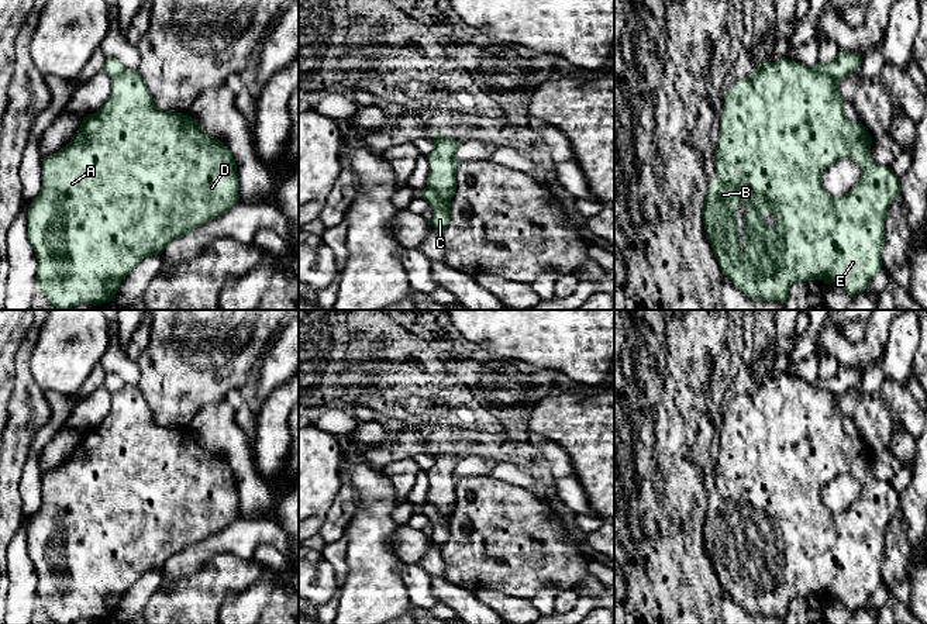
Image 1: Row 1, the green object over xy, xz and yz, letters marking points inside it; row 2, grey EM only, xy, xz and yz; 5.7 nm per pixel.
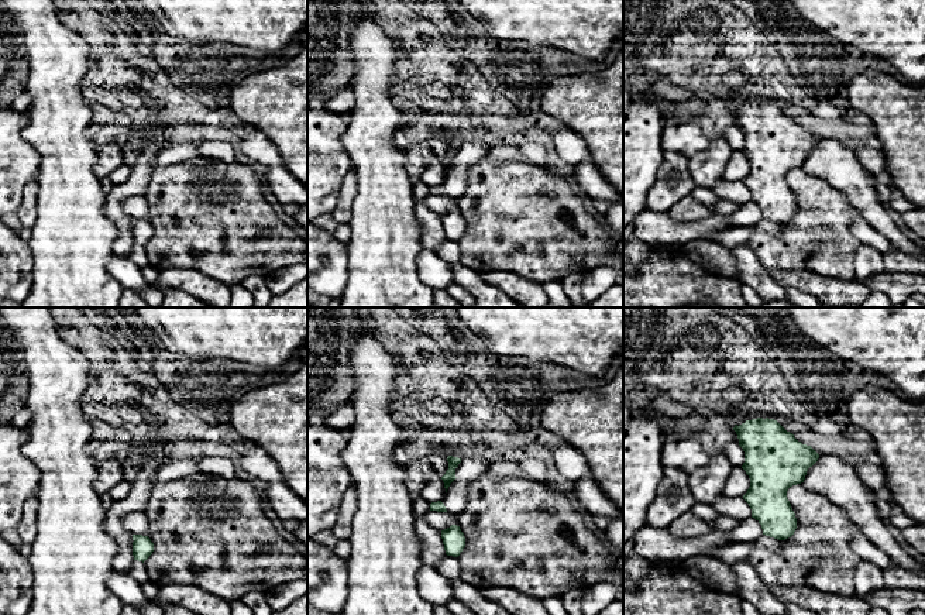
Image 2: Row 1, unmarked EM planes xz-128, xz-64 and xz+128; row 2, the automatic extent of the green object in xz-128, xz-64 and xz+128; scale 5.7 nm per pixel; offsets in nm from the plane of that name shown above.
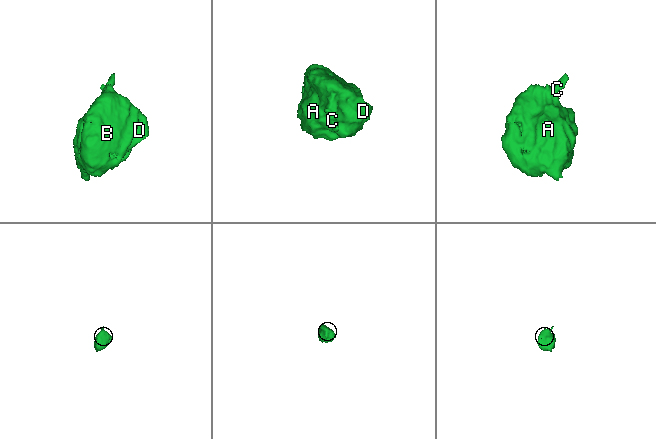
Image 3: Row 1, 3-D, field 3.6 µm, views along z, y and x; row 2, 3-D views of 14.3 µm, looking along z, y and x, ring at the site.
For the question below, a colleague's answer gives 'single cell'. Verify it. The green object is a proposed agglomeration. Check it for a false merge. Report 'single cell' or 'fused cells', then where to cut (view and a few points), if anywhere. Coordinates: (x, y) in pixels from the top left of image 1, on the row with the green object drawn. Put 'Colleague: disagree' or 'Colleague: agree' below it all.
fused cells; cut yz (809, 68), (834, 76), (838, 80)
Colleague: disagree

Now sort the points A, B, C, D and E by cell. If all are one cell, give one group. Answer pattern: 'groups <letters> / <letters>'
groups A B D E / C

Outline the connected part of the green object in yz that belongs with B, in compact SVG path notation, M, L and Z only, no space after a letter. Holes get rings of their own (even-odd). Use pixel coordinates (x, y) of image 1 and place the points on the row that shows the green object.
M788 58L764 61L749 77L733 85L723 99L714 151L716 176L709 180L702 210L704 231L723 275L755 300L786 303L790 286L807 280L823 280L827 285L835 282L851 297L862 293L882 268L885 220L890 204L899 196L900 179L890 166L872 161L872 137L861 121L850 121L845 117L840 80ZM842 158L852 159L862 172L859 182L848 193L833 197L824 189L821 175ZM741 206L745 207L742 244L738 241L733 214ZM764 214L775 217L773 228L766 225Z

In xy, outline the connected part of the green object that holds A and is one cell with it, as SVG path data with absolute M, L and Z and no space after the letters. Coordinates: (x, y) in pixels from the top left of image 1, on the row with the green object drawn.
M125 69L111 77L111 93L107 101L83 121L70 142L56 154L42 159L42 186L39 194L31 201L28 211L28 239L37 256L37 287L54 310L72 310L82 303L93 306L114 300L125 276L147 256L158 255L172 241L192 230L223 216L239 201L239 183L237 163L228 146L220 139L204 132L199 124L183 113L162 111L141 79L138 69Z

